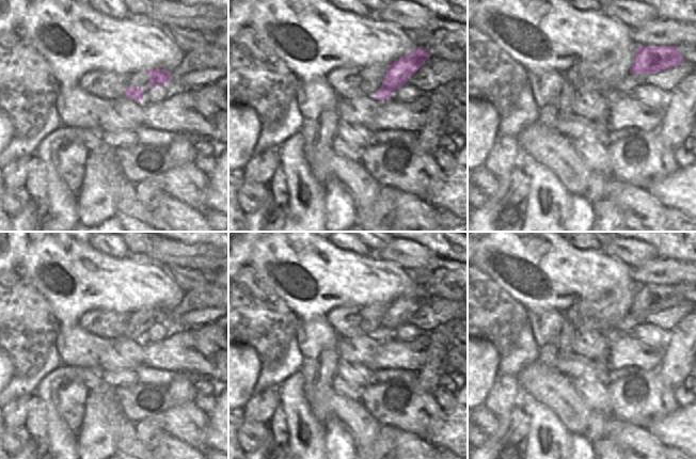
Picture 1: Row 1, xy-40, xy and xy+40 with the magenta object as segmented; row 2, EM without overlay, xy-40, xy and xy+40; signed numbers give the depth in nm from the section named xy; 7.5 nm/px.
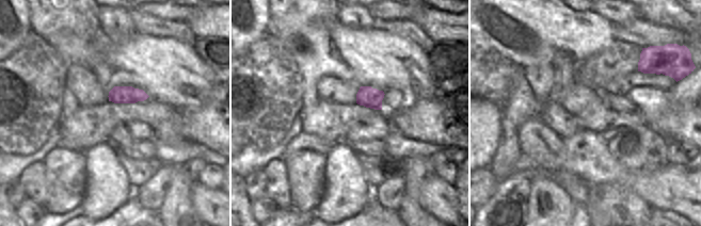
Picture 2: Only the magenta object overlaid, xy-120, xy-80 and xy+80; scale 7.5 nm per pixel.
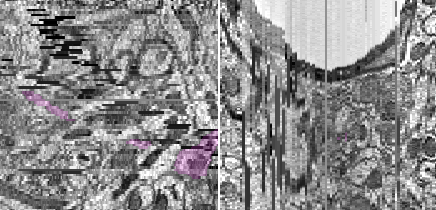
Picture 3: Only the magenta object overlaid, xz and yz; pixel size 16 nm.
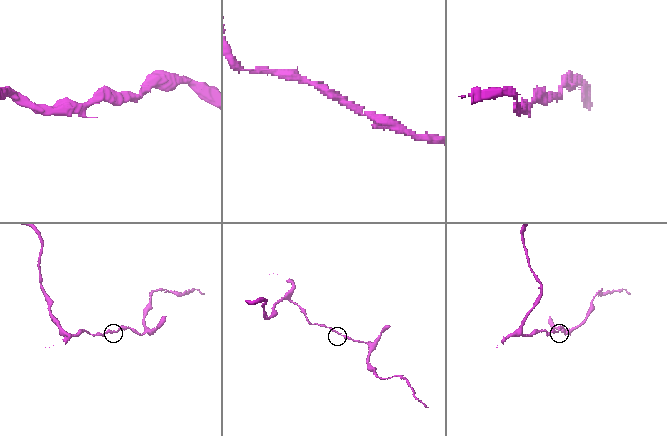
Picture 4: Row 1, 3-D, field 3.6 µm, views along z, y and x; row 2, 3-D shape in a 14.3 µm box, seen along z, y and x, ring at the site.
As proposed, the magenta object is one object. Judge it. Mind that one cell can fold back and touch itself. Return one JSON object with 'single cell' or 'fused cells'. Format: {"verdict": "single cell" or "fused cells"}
{"verdict": "single cell"}

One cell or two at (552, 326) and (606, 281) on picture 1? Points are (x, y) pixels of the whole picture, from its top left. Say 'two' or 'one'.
two

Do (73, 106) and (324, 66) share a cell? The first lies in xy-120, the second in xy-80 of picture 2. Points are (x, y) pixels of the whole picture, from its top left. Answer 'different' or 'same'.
same

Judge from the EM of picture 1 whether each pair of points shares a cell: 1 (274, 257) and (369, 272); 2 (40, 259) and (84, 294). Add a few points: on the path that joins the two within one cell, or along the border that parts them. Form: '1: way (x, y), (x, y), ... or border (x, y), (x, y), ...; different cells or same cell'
1: way (298, 263), (310, 272), (346, 272); same cell
2: way (52, 260), (59, 262), (79, 281); same cell

